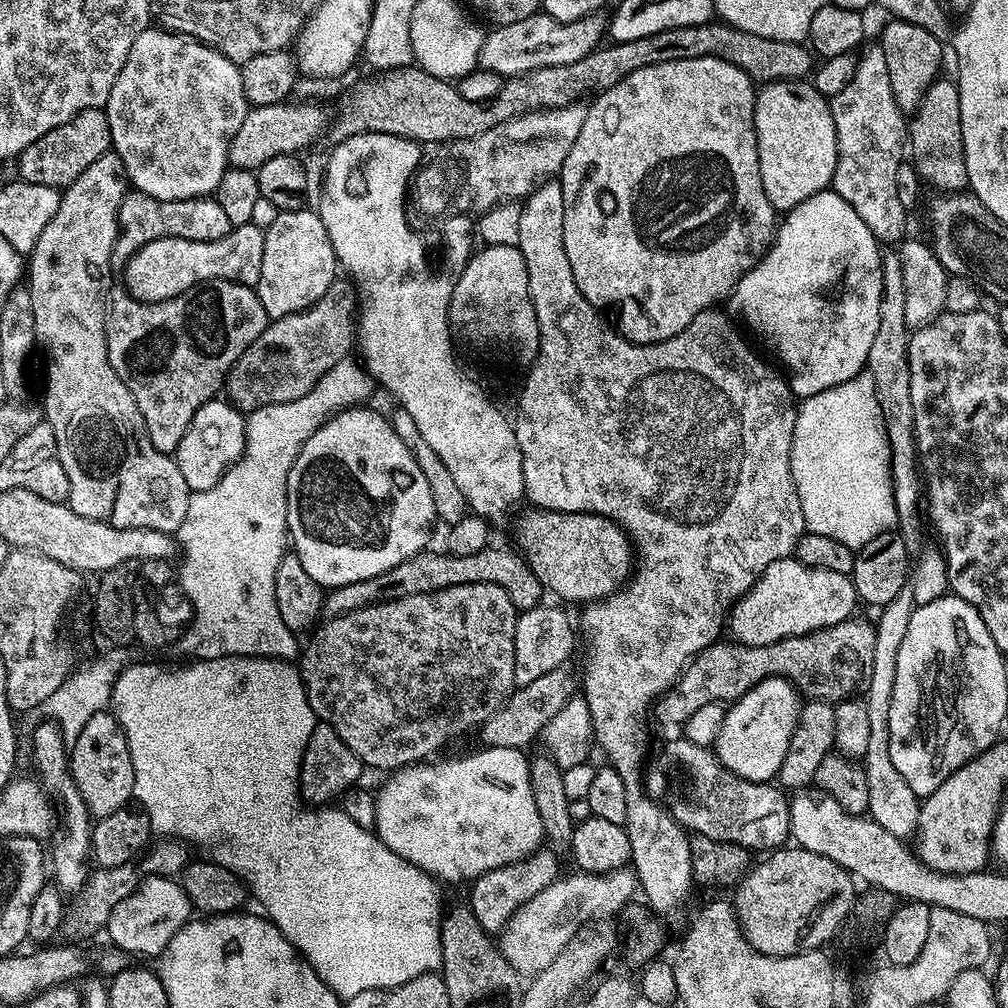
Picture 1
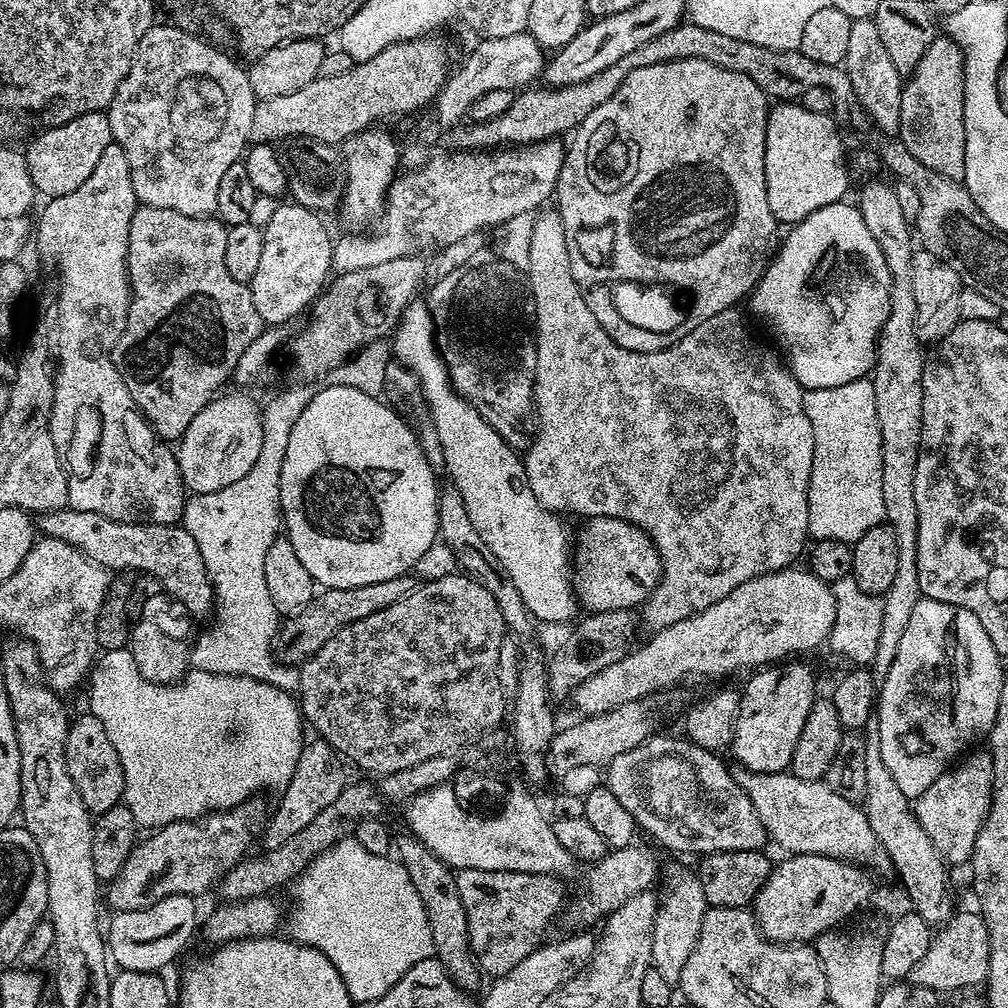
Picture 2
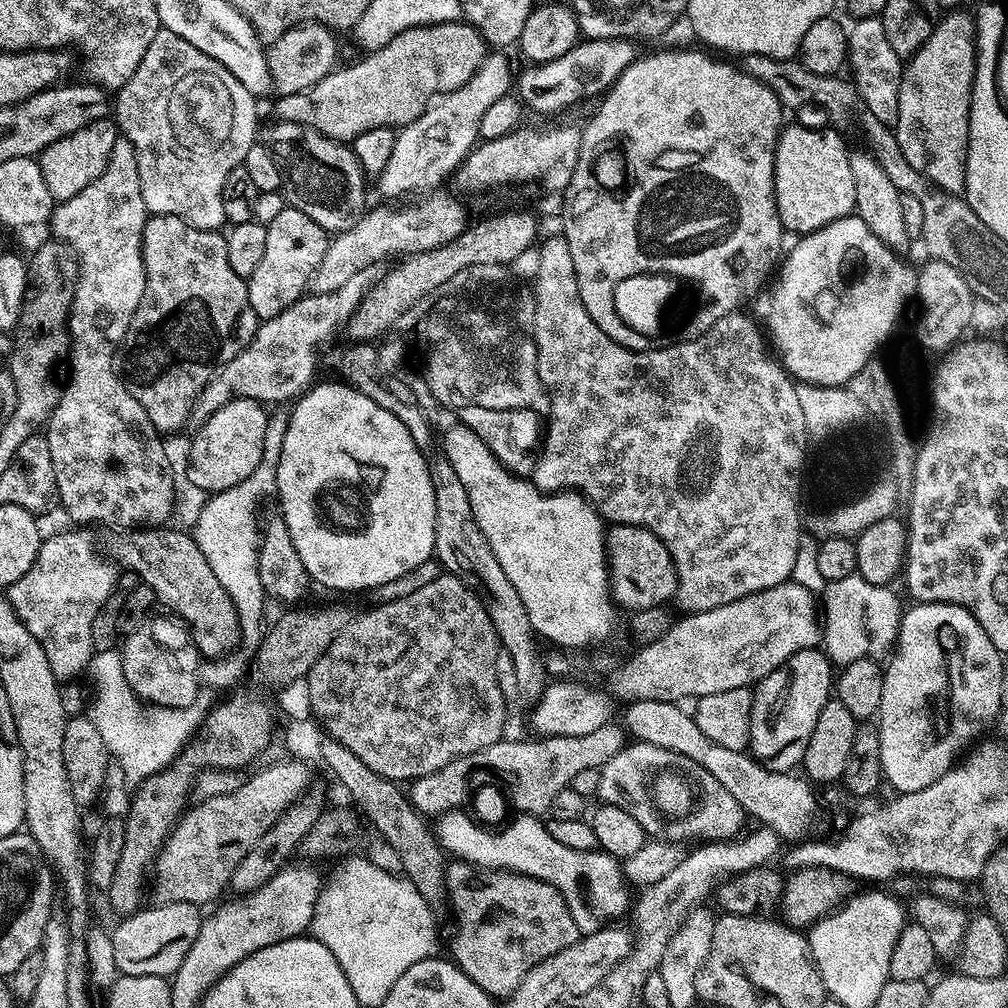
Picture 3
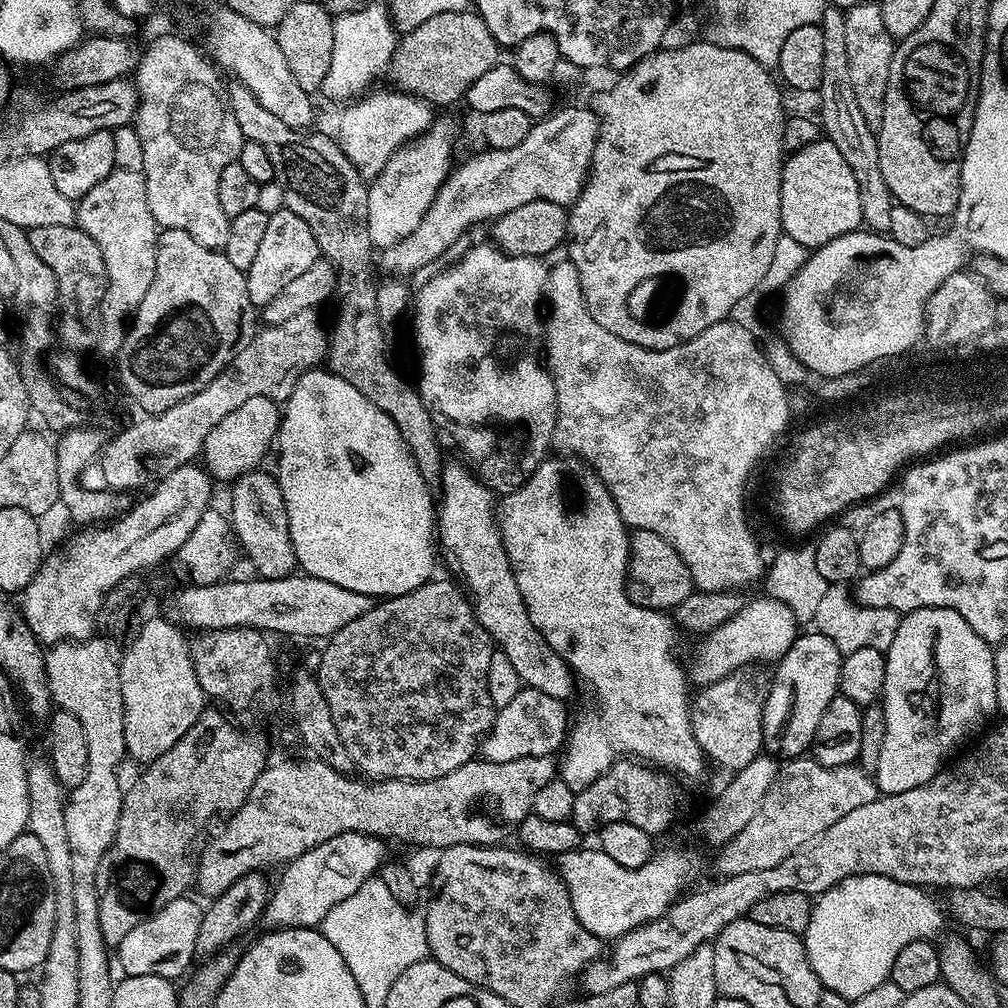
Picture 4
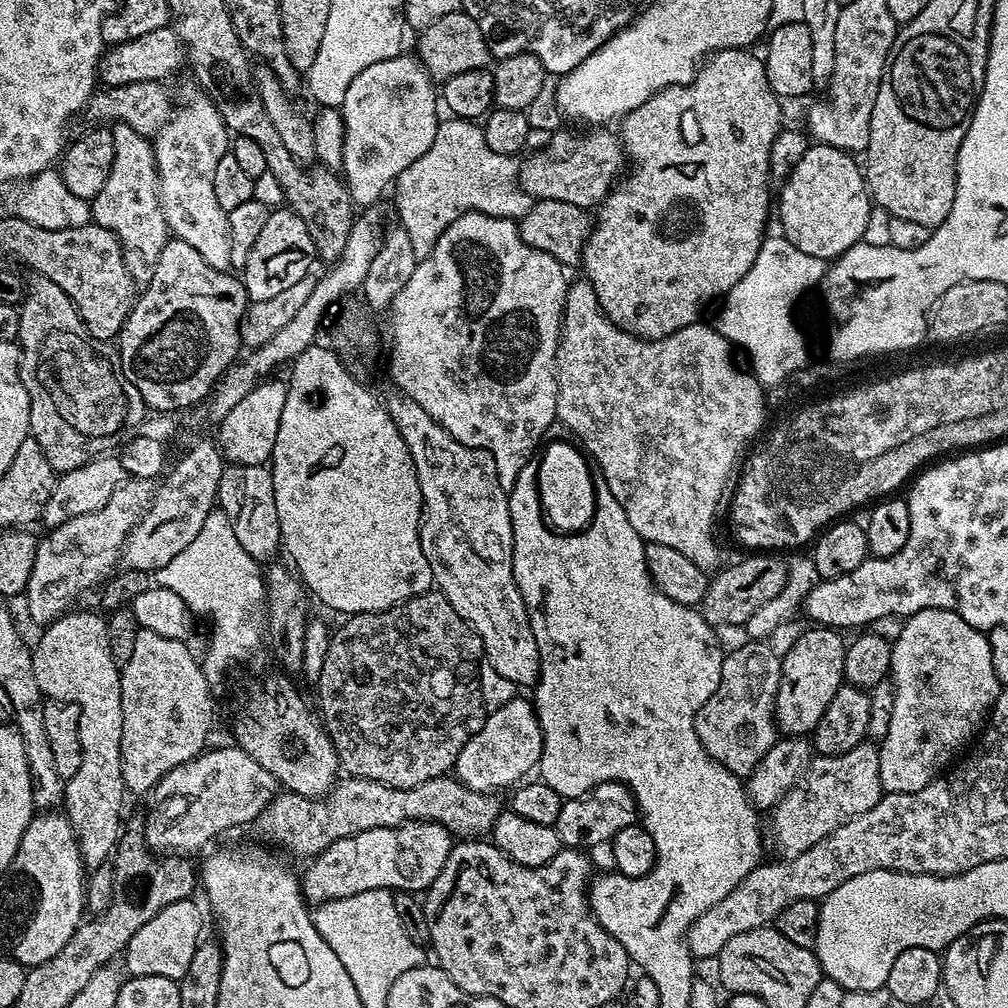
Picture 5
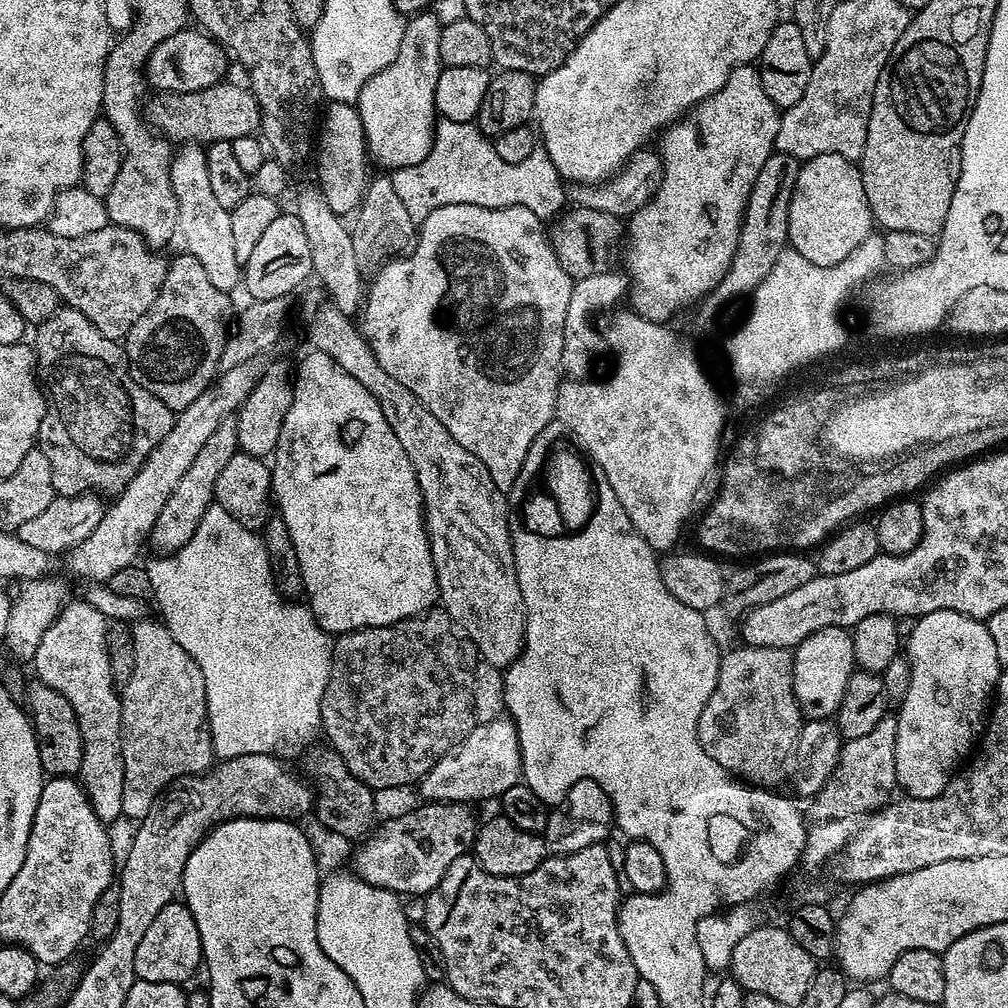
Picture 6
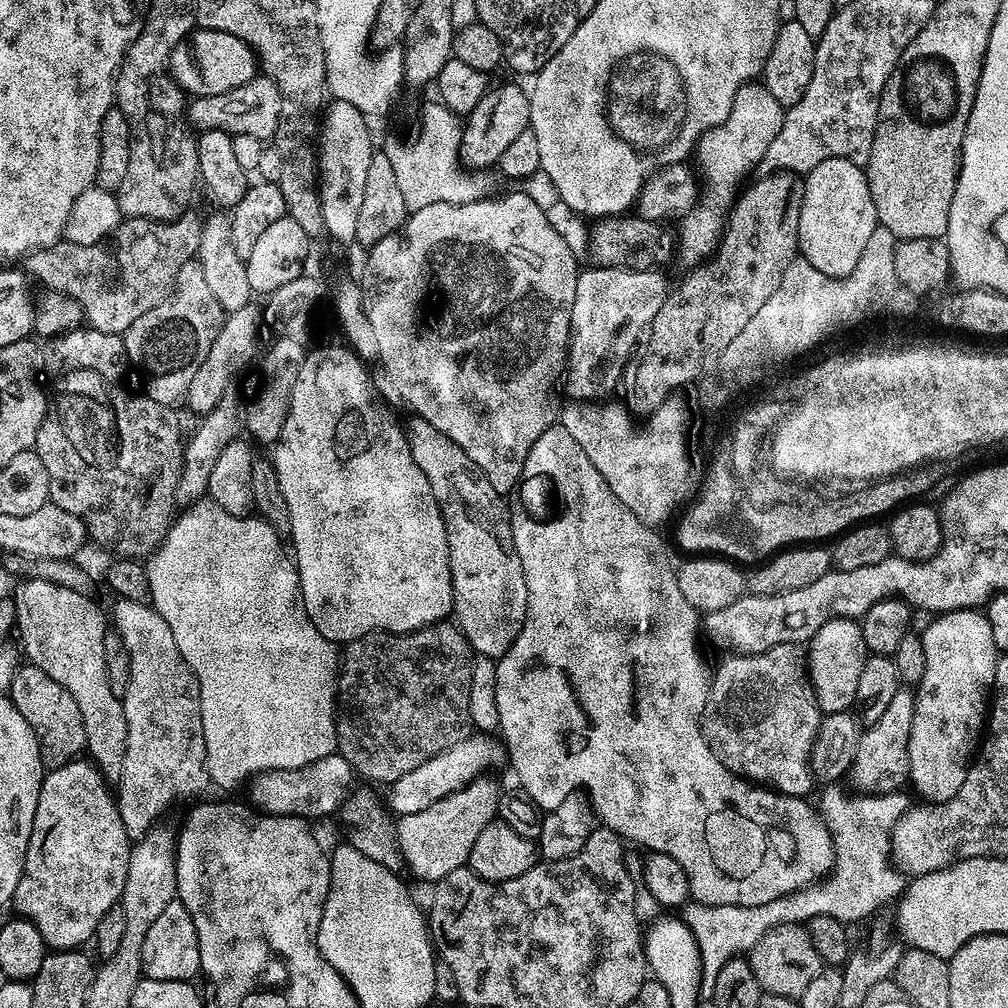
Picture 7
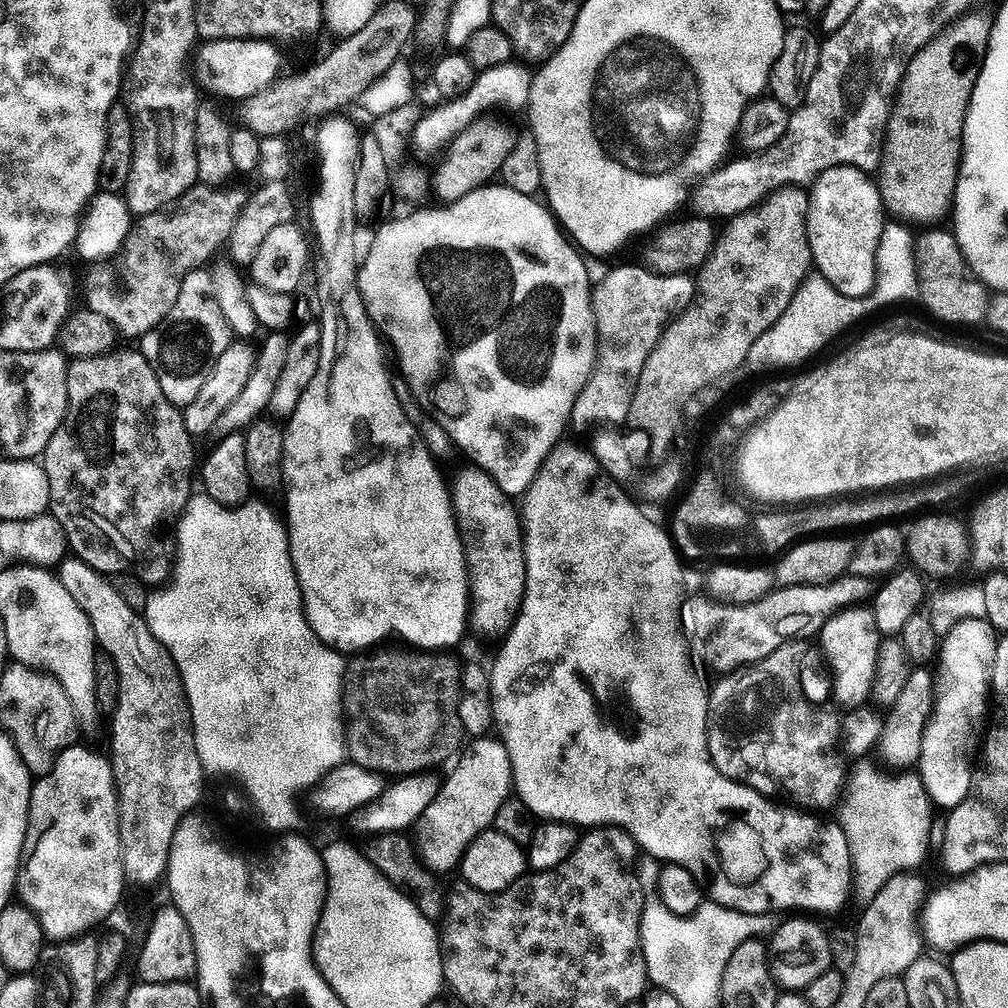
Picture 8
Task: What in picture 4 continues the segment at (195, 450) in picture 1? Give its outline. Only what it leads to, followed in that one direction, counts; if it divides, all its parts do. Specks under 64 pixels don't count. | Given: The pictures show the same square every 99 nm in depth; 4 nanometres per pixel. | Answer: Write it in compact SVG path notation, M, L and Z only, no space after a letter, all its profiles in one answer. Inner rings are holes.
M261 396L242 402L242 406L238 406L238 410L230 410L230 414L226 414L226 418L222 418L222 422L218 422L218 426L214 426L214 430L210 430L210 434L206 434L202 464L213 481L228 480L227 482L234 482L242 474L257 471L263 465L260 463L263 462L268 447L271 444L273 447L274 441L277 439L281 415L282 408L277 401Z

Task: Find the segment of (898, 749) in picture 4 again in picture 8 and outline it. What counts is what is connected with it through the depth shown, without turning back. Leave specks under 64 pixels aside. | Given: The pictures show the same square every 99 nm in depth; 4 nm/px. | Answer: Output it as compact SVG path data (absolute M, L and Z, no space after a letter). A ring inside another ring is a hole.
M966 620L941 639L938 691L922 734L918 761L920 781L937 809L954 810L972 785L974 761L990 716L990 685L997 639L997 629L984 620Z

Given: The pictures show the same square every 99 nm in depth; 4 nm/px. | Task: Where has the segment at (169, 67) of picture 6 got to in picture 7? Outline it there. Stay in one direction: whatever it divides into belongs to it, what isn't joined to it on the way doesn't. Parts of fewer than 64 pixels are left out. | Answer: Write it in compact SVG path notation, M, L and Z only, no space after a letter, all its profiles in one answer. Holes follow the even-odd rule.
M197 27L184 40L180 40L178 46L174 46L170 75L189 97L226 94L226 90L246 86L246 82L256 79L258 57L250 45L242 42L242 38L234 38L234 34Z

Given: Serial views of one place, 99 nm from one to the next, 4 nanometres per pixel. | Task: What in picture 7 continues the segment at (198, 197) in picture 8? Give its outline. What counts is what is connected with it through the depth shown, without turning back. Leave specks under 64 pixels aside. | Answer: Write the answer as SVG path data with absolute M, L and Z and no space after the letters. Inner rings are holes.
M185 211L170 221L129 217L121 221L114 235L108 240L94 246L78 246L61 240L42 251L32 252L25 259L25 271L31 277L36 276L44 284L45 289L74 298L74 302L82 306L87 323L94 326L97 331L127 333L128 328L134 326L138 318L142 318L142 314L150 314L150 310L154 310L168 298L176 285L178 270L182 270L182 266L195 259L199 253L204 222L192 211Z

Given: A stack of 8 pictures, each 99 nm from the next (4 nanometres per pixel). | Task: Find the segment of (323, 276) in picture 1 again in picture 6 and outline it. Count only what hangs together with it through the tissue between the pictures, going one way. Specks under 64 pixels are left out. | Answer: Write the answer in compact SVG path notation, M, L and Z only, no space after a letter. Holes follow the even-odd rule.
M282 214L270 222L269 228L262 233L262 239L254 245L250 258L242 266L242 288L249 292L252 300L265 300L288 296L303 282L313 275L312 259L310 258L310 241L306 239L306 230L302 230L302 222L295 214Z

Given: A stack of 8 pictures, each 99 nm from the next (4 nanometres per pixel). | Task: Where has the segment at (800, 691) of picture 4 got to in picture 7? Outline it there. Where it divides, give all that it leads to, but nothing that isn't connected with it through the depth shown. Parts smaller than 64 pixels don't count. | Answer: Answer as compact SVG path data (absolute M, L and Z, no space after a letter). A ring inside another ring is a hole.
M855 619L831 620L822 626L806 644L806 676L810 681L810 692L821 713L846 712L855 705L858 694L858 677L862 675L862 666L866 659L866 649L862 630Z

